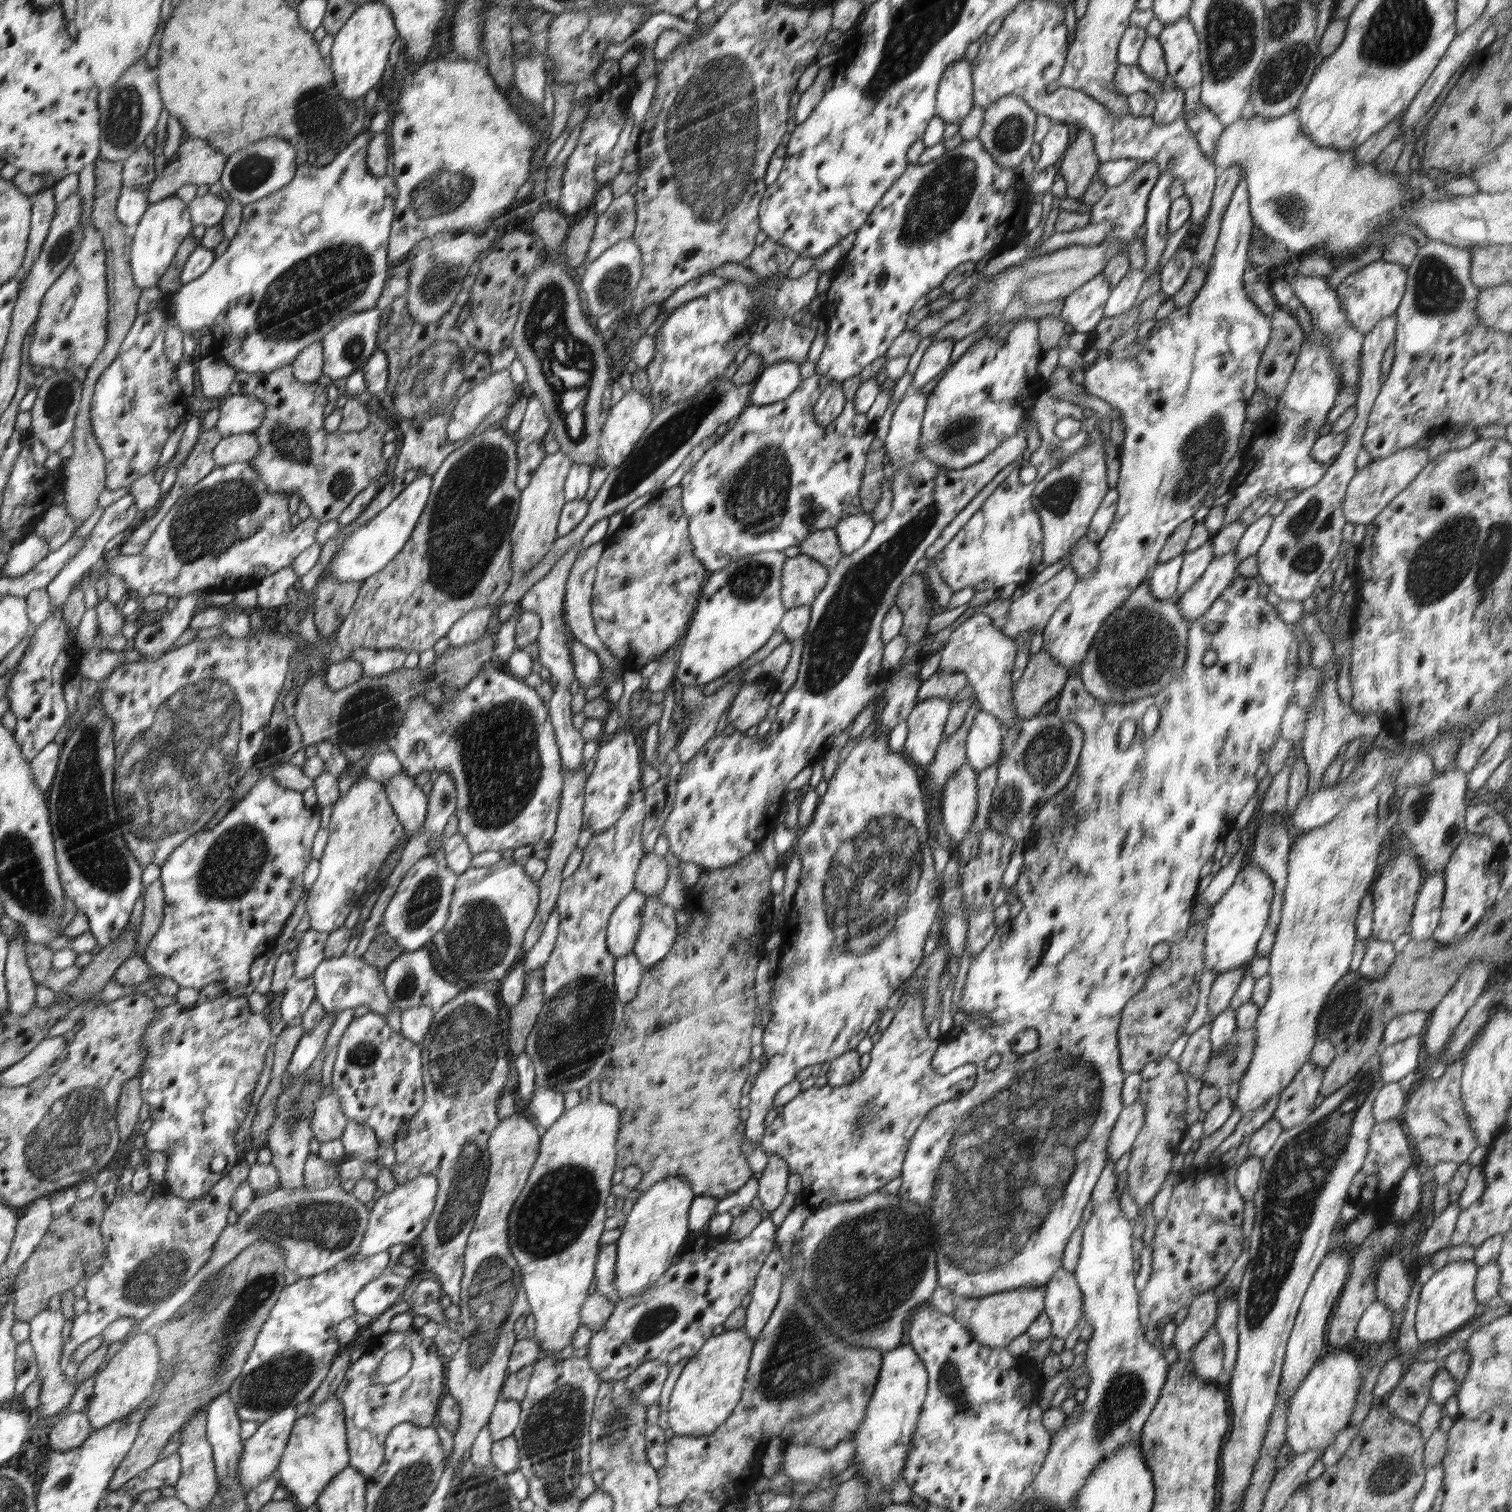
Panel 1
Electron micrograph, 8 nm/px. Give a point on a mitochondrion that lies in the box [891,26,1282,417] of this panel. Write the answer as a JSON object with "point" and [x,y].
{"point":[943,194]}

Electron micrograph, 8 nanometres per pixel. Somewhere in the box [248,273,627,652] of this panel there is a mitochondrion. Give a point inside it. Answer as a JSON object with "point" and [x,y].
{"point":[468,522]}

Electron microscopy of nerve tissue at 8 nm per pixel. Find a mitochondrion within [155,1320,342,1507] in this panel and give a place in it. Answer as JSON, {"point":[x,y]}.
{"point":[275,1381]}

